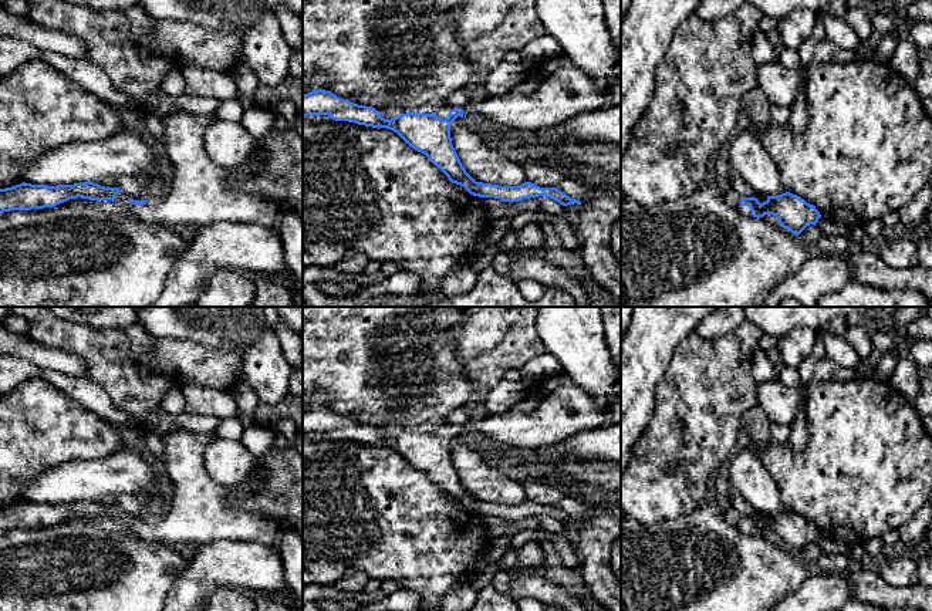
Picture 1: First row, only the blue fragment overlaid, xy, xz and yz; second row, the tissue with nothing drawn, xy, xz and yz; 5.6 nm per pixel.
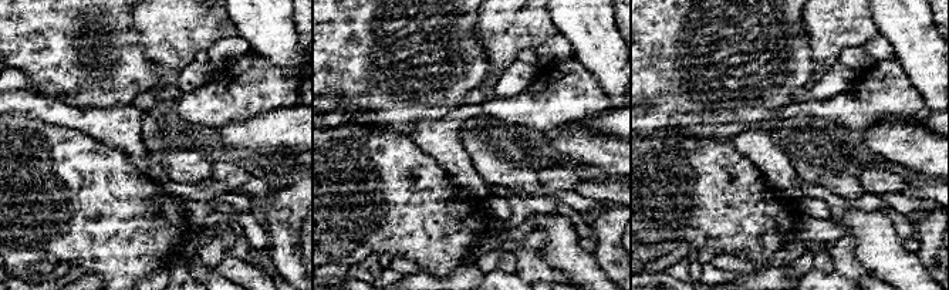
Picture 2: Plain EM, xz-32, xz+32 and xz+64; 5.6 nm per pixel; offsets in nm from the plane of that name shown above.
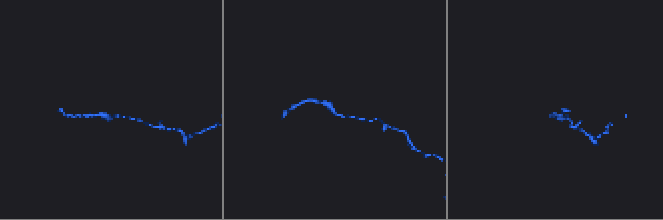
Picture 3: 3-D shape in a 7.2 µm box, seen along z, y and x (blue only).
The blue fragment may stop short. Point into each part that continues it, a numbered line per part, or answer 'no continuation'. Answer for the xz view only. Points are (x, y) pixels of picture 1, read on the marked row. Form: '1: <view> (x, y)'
no continuation

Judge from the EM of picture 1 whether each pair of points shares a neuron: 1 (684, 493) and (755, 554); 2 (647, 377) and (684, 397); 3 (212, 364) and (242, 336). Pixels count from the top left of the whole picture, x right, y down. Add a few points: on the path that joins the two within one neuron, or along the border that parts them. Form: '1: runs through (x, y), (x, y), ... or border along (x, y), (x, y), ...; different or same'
1: border along (709, 496), (692, 510), (667, 519); different
2: border along (674, 354), (658, 384), (651, 417); different
3: border along (195, 343), (203, 347), (228, 348), (240, 355); different

